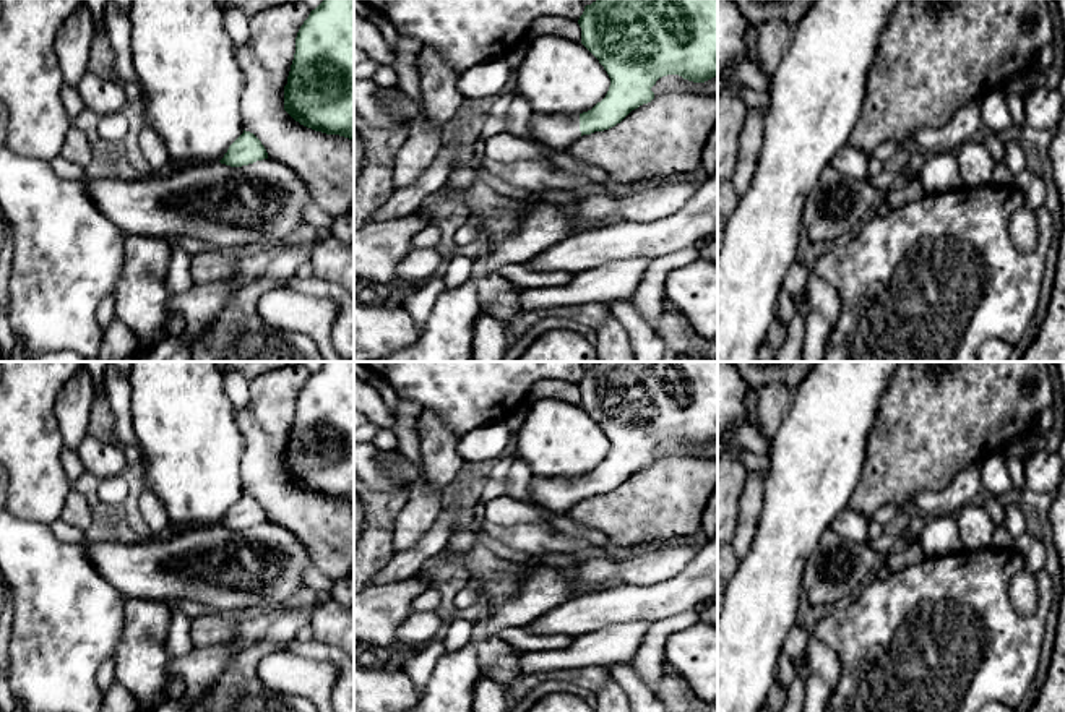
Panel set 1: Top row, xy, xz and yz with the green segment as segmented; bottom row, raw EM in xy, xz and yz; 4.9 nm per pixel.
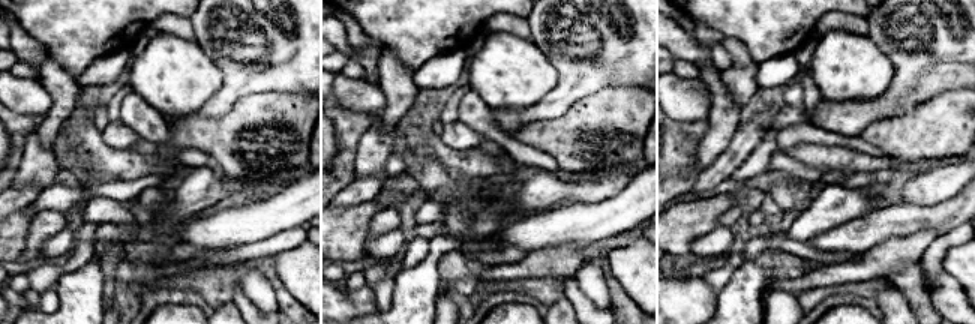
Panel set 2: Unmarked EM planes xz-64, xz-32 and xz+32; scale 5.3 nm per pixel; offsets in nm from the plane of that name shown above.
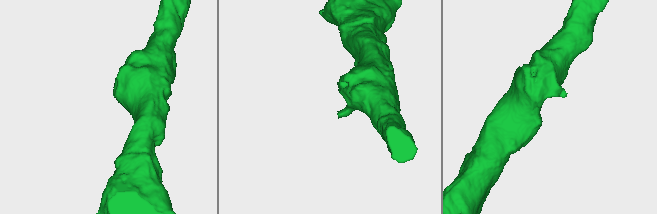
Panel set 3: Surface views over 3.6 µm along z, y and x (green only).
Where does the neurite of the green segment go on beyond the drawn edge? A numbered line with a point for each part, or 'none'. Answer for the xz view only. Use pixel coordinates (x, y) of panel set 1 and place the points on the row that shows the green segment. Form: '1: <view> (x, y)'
1: xz (557, 132)

